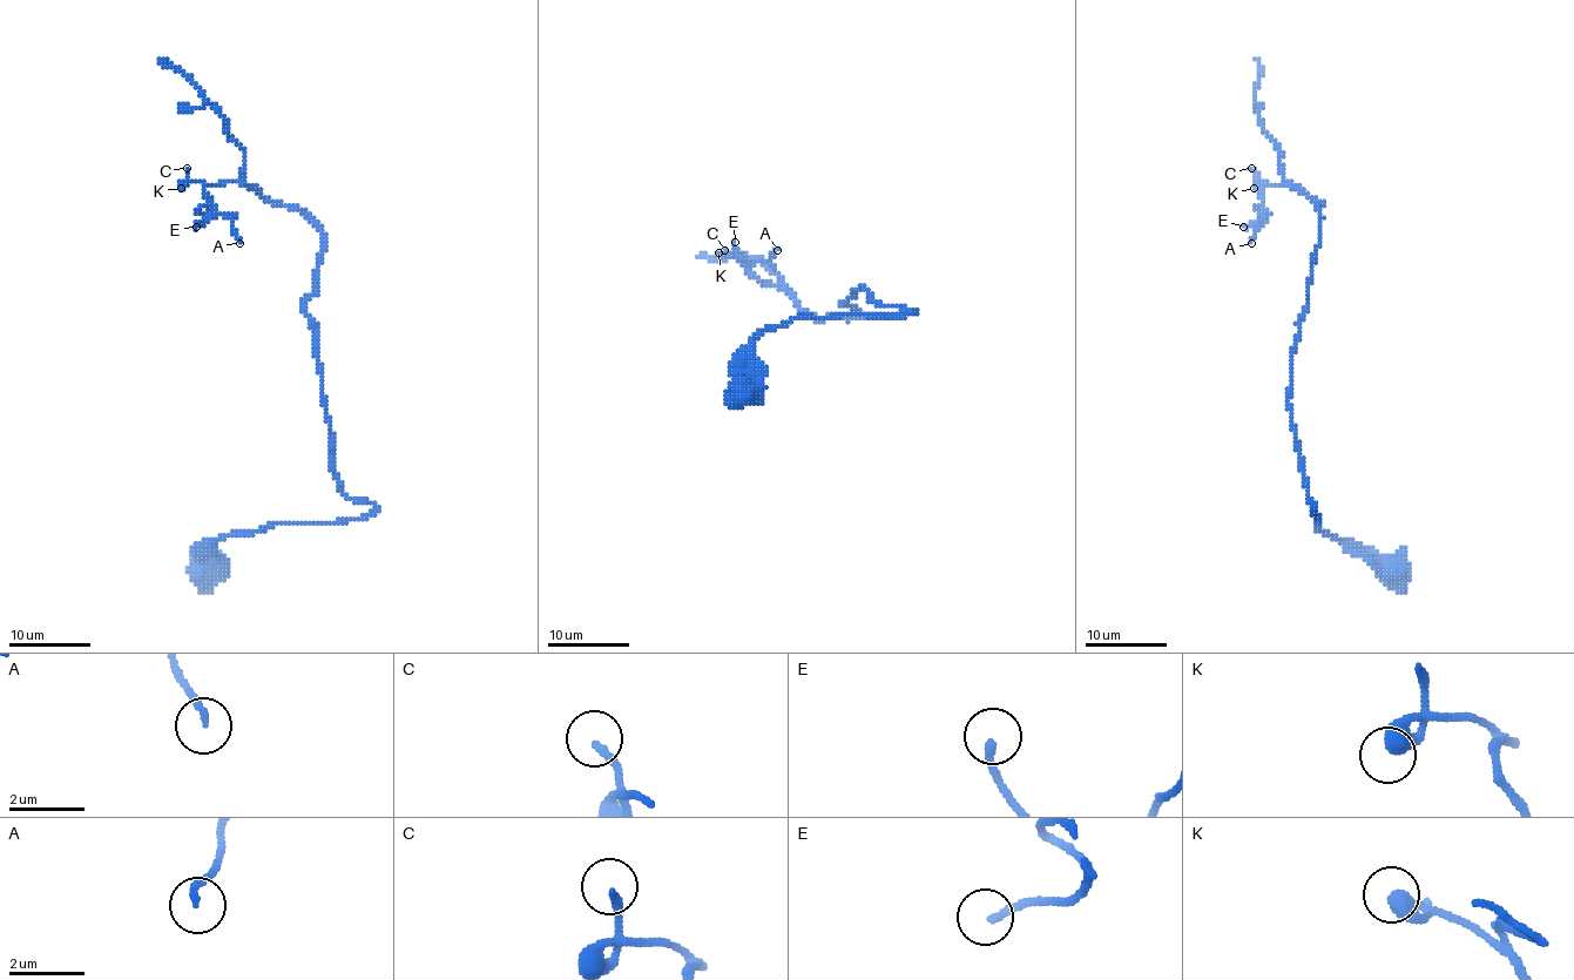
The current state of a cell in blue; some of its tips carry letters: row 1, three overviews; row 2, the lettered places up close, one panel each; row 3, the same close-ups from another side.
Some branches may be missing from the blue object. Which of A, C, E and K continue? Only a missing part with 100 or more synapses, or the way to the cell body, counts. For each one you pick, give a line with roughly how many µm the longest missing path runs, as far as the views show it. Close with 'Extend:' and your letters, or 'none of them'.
A: missing 30 µm
C: missing 50 µm
E: missing 45 µm
Extend: A, C, E

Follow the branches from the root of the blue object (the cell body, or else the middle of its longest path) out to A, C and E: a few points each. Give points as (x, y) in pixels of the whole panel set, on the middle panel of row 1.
A: (745, 394), (768, 329), (912, 313), (863, 286), (843, 305), (860, 319), (810, 315), (743, 262), (777, 250)
C: (745, 394), (745, 358), (768, 329), (912, 311), (863, 286), (843, 305), (860, 319), (816, 317), (724, 250)
E: (745, 394), (745, 358), (768, 329), (912, 311), (863, 286), (843, 305), (860, 319), (810, 315), (735, 242)

